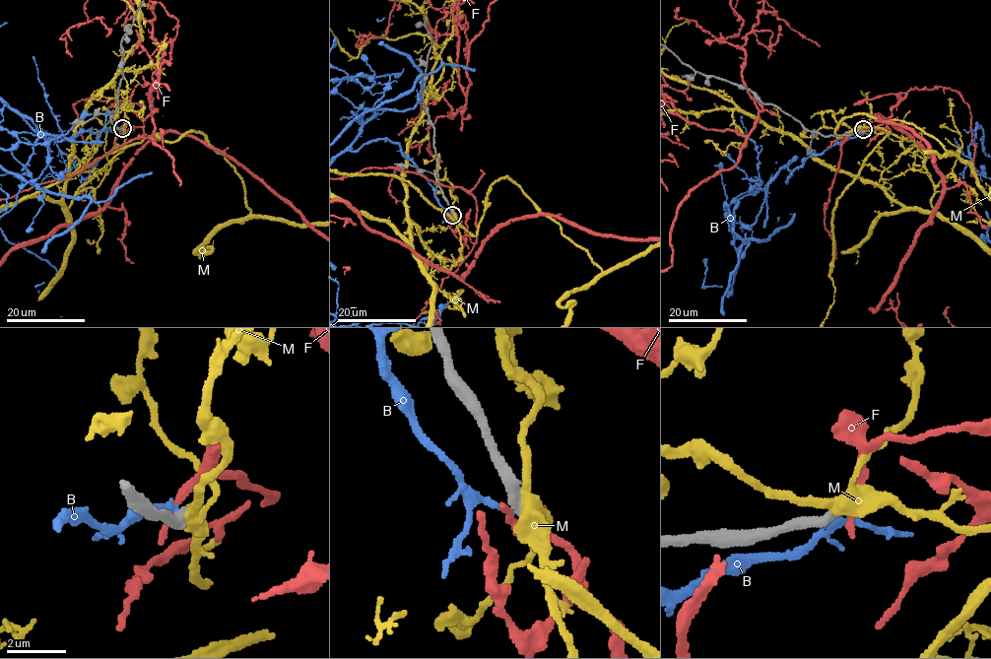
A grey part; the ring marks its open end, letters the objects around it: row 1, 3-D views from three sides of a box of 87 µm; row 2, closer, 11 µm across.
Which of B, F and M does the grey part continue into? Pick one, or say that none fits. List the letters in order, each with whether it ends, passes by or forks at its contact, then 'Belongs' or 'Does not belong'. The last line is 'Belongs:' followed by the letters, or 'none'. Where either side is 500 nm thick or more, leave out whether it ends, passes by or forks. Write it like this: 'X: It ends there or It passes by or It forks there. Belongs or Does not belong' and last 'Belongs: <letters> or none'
B: It ends there. Does not belong
F: It ends there. Does not belong
M: It forks there. Does not belong
Belongs: none

